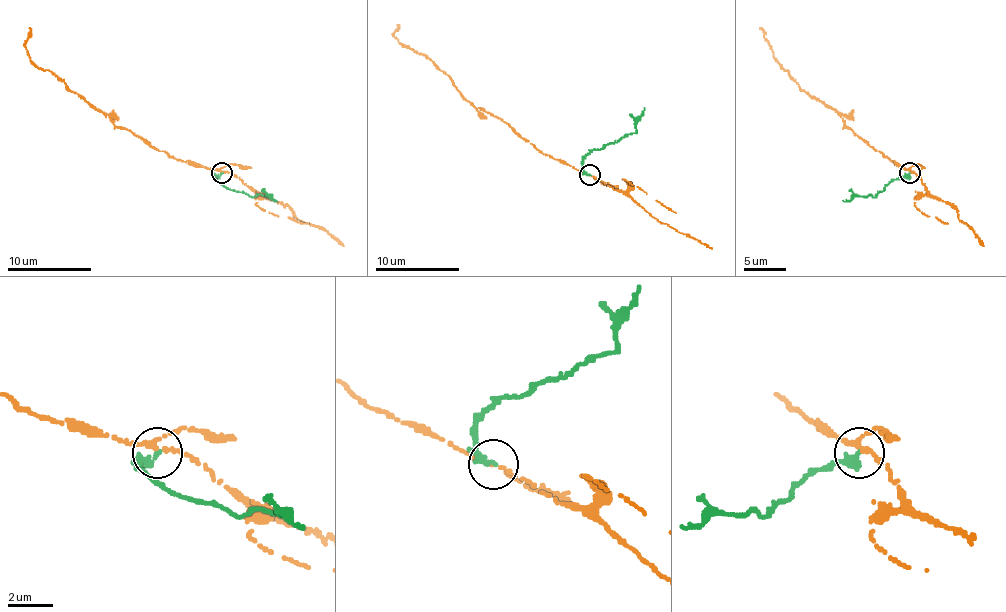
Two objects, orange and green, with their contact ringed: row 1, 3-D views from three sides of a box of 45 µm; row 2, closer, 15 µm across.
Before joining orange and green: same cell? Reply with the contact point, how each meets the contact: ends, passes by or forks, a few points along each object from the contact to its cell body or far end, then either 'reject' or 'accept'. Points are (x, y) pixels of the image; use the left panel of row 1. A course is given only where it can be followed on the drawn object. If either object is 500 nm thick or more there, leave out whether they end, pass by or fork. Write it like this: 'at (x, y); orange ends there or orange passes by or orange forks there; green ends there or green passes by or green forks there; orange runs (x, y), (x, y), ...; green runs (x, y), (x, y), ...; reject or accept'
at (221, 173); orange forks there; green ends there; orange runs (221, 172), (170, 158), (139, 137), (118, 128), (107, 115), (29, 59), (25, 42), (29, 27); green runs (221, 172), (215, 179), (225, 187), (252, 198), (259, 193), (267, 195), (276, 202); reject

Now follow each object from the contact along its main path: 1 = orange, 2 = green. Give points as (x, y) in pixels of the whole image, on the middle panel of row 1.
1: (589, 175), (538, 150), (507, 123), (475, 108), (431, 60), (397, 41), (393, 34), (397, 24)
2: (589, 175), (583, 169), (583, 159), (593, 150), (633, 133), (635, 121), (644, 108)

